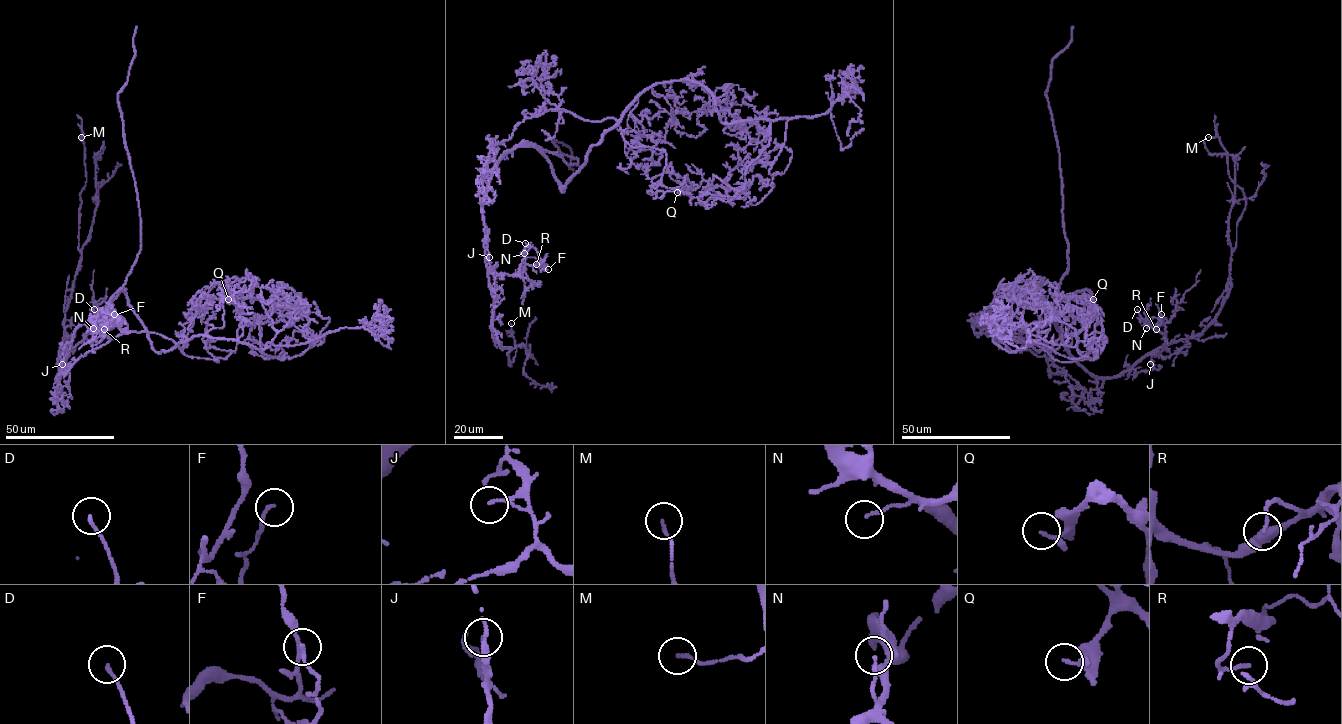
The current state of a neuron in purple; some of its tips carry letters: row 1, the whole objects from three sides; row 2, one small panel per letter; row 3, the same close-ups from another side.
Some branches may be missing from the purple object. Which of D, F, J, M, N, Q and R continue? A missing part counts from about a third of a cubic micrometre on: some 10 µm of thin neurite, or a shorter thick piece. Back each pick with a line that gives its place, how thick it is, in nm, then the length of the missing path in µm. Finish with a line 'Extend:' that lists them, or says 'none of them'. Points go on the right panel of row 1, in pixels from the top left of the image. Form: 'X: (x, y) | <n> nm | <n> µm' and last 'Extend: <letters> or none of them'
Extend: none of them

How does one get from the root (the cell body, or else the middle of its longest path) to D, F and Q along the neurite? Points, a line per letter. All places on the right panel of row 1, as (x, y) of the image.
D: (1091, 299), (1087, 290), (1070, 294), (1051, 321), (1067, 352), (1100, 377), (1165, 349), (1137, 309)
F: (1091, 299), (1087, 290), (1070, 294), (1051, 321), (1067, 352), (1100, 377), (1165, 349), (1152, 327), (1161, 314)
Q: (1091, 299), (1049, 352), (1031, 345), (1060, 362), (1089, 358), (1077, 342), (1095, 304), (1088, 296), (1093, 299)

